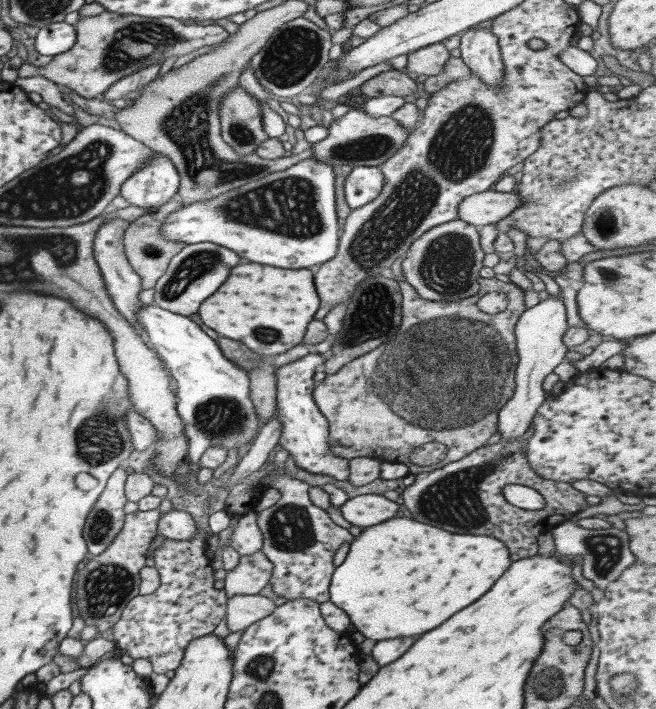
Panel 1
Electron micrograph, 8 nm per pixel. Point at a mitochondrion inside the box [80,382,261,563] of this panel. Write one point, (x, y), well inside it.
(220, 418)

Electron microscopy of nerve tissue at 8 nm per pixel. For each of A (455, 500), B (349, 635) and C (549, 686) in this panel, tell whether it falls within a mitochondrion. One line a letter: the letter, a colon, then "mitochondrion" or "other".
A: mitochondrion
B: other
C: mitochondrion

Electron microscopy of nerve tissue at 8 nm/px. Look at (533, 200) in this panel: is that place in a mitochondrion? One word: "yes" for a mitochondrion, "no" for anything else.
no

